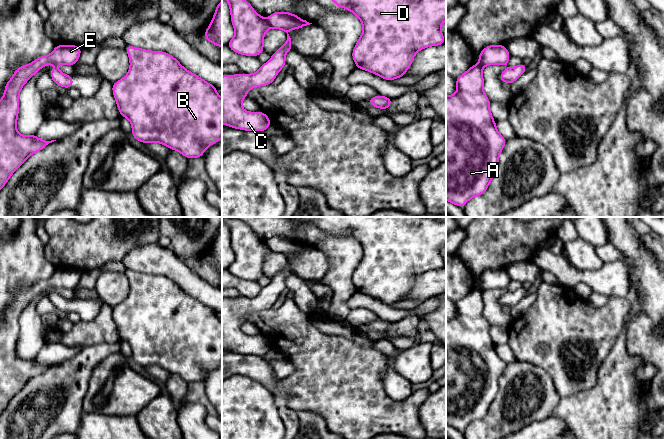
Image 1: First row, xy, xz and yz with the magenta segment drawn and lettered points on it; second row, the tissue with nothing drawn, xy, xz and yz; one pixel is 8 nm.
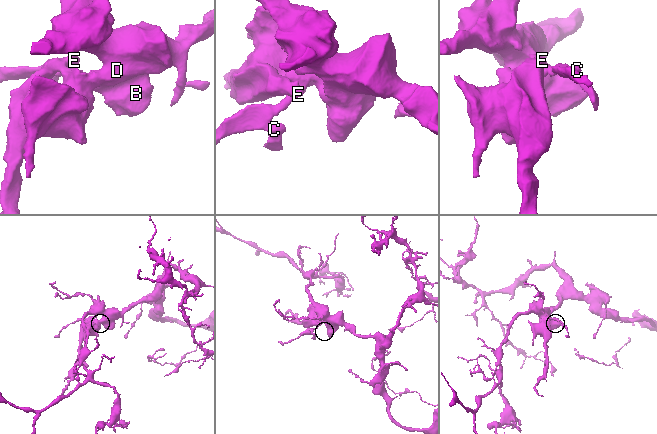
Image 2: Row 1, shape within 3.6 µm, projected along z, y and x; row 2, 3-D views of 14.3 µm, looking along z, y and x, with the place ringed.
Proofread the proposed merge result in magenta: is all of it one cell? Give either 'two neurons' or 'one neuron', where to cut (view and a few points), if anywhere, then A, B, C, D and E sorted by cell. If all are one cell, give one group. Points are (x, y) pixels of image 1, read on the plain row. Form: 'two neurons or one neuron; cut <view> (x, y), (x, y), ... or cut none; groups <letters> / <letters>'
one neuron; cut none; groups A B C D E

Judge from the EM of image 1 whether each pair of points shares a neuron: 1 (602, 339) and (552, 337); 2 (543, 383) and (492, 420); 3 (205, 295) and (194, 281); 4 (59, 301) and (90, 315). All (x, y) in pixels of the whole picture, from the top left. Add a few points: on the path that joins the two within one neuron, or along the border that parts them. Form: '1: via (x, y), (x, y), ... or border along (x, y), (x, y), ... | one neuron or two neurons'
1: via (590, 337), (564, 337) | one neuron
2: via (530, 392), (505, 416) | one neuron
3: via (203, 292), (195, 284) | one neuron
4: via (67, 305), (82, 307) | one neuron

